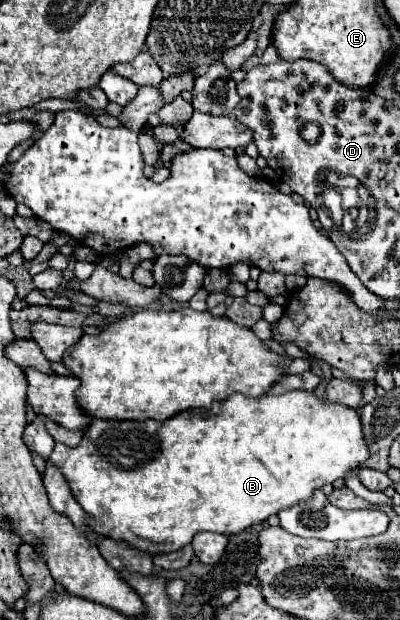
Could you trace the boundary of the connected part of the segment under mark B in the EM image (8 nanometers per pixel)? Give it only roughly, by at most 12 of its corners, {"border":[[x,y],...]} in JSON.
{"border":[[314,391],[94,419],[50,461],[150,555],[240,531],[368,459]]}

